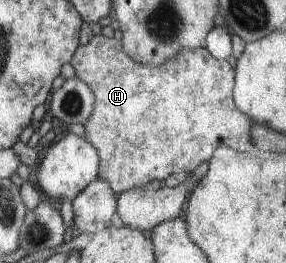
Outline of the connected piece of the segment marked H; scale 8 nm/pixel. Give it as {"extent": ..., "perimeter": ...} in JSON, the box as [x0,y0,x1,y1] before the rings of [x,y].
{"extent":[69,34,254,193],"perimeter":[[[97,34],[92,36],[87,43],[79,45],[69,62],[74,69],[74,77],[86,83],[94,95],[94,107],[91,109],[92,113],[87,119],[87,122],[82,124],[85,132],[84,138],[87,140],[87,143],[91,143],[91,145],[94,145],[98,150],[99,171],[97,179],[107,181],[107,185],[109,185],[111,191],[115,193],[123,193],[123,191],[133,189],[133,187],[148,187],[149,182],[153,181],[153,179],[161,183],[168,175],[189,174],[201,163],[208,162],[211,155],[219,146],[231,147],[231,149],[236,152],[252,153],[253,151],[254,144],[251,143],[250,137],[251,125],[254,124],[253,119],[251,119],[249,115],[245,115],[245,113],[239,111],[238,106],[233,105],[233,101],[231,101],[231,87],[234,87],[233,69],[231,69],[231,67],[227,69],[227,61],[217,61],[205,48],[190,49],[187,47],[186,49],[181,49],[179,53],[173,55],[171,59],[167,59],[167,61],[157,65],[157,67],[149,67],[149,65],[143,65],[143,63],[135,63],[135,61],[126,54],[125,49],[121,47],[119,40]]]}

